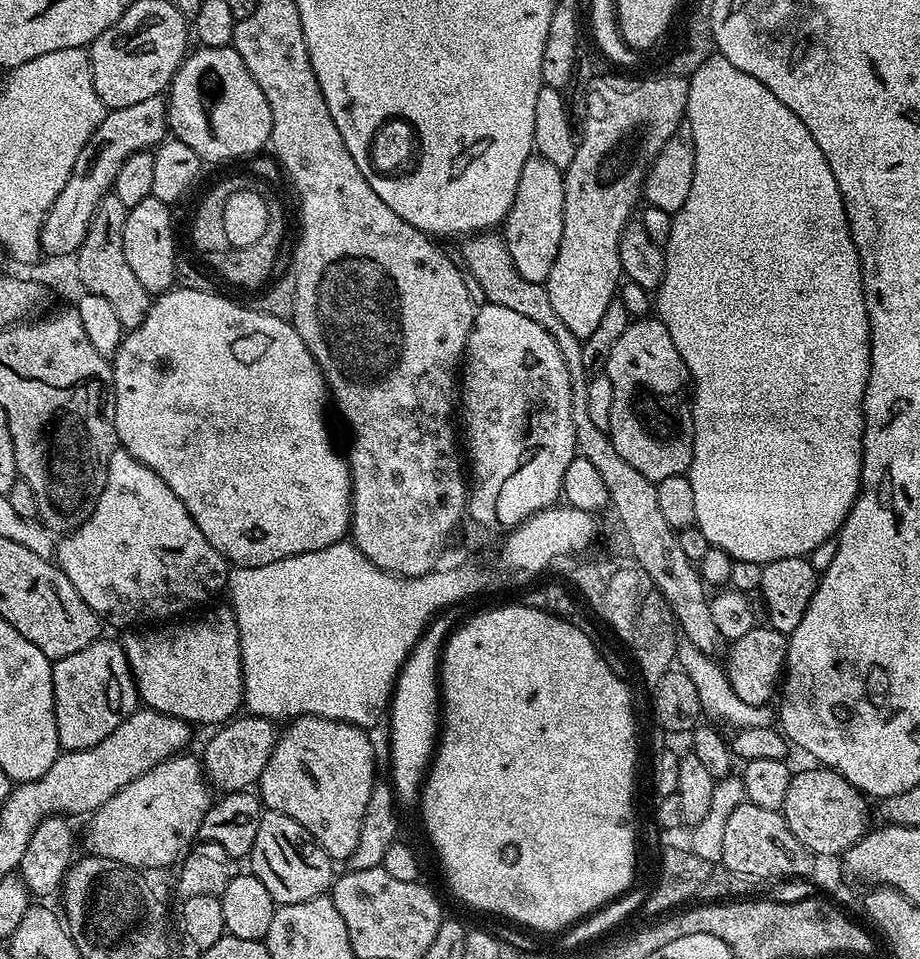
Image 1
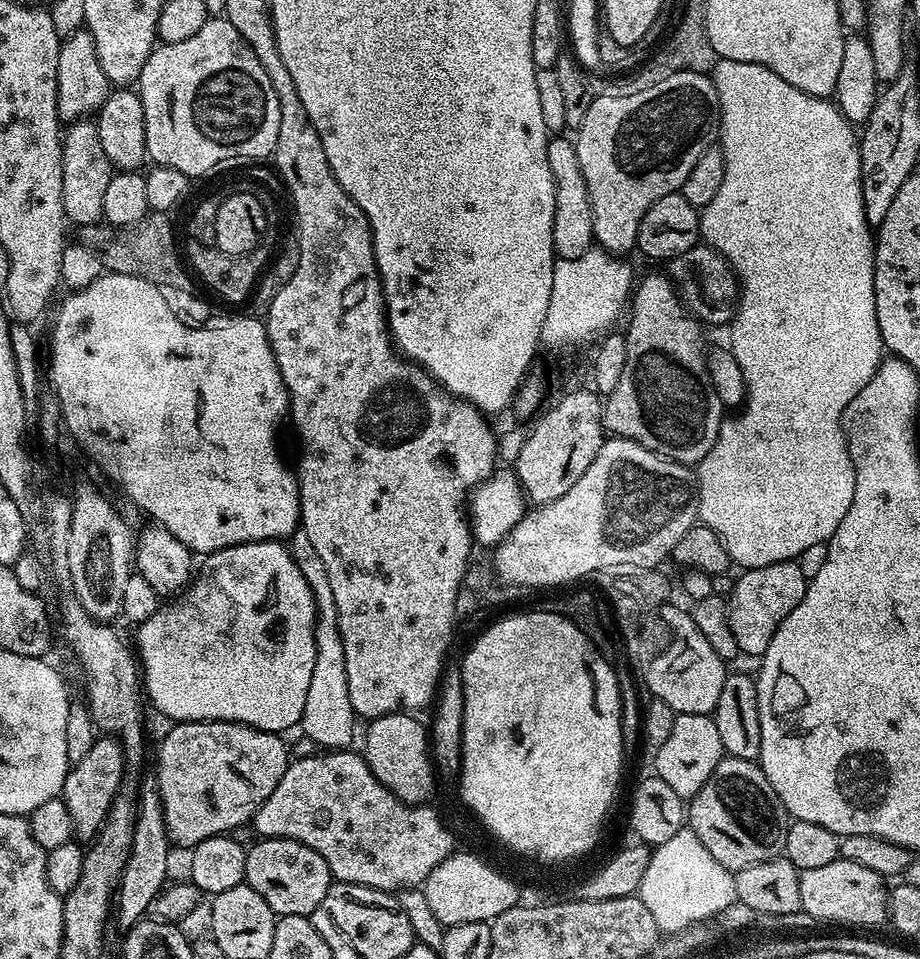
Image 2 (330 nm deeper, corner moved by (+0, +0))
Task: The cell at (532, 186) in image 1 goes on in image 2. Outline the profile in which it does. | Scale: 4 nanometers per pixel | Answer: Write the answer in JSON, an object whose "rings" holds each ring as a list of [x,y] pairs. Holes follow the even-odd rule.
{"rings":[[[556,134],[549,139],[546,162],[550,162],[550,174],[554,174],[556,193],[554,194],[554,251],[561,260],[582,258],[594,244],[594,218],[592,203],[582,178],[582,166],[578,166],[576,145],[567,135]]]}

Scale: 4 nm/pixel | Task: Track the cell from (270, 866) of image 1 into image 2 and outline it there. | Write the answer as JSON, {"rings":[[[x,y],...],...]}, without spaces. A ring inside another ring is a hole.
{"rings":[[[260,838],[253,848],[247,849],[244,883],[249,884],[270,906],[277,917],[307,916],[326,898],[326,890],[334,883],[330,866],[326,866],[326,858],[318,854],[318,850],[310,850],[297,840],[286,838]]]}

